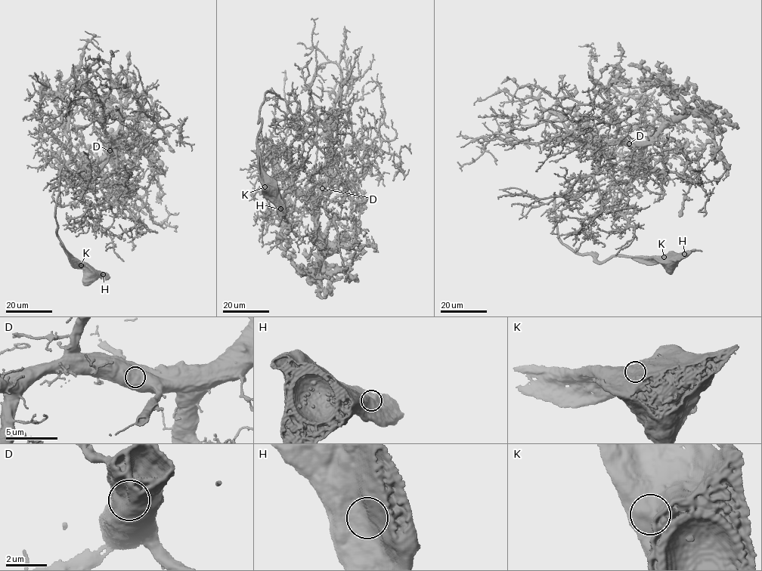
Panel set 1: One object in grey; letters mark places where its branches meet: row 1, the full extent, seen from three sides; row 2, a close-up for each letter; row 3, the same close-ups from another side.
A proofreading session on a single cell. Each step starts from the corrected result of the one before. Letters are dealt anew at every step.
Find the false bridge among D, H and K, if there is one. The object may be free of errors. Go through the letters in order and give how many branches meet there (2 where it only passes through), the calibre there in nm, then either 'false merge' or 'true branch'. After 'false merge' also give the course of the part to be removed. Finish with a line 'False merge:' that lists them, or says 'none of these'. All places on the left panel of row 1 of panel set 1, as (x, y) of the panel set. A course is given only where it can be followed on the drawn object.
D: 1 branches meet; 1400 nm thick; true branch
H: 1 branches meet; 1150 nm thick; true branch
K: 1 branches meet; 1300 nm thick; true branch
False merge: none of these

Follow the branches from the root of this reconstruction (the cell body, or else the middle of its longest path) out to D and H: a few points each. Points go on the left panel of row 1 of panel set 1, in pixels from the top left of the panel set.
D: (89, 273), (61, 245), (56, 232), (60, 170), (64, 167), (80, 179), (91, 178), (116, 146), (109, 150)
H: (89, 273), (100, 276), (103, 274)

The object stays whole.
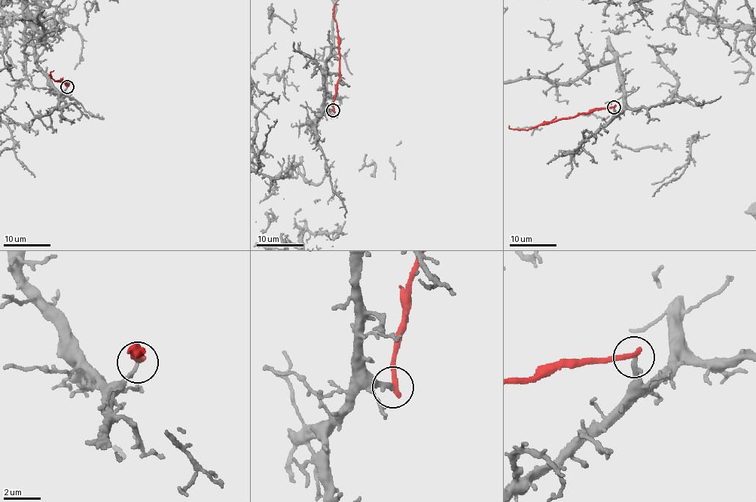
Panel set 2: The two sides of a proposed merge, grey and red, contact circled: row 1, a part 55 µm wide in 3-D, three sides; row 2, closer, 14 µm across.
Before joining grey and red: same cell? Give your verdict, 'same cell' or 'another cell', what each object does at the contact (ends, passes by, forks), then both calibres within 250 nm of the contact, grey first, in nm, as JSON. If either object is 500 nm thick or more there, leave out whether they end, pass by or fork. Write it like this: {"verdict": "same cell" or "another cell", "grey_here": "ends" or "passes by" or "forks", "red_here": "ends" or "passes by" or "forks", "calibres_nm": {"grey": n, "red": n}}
{"verdict": "same cell", "grey_here": "ends", "red_here": "ends", "calibres_nm": {"grey": 240, "red": 300}}

